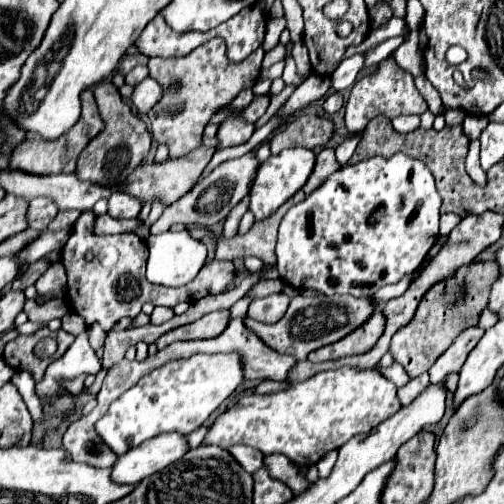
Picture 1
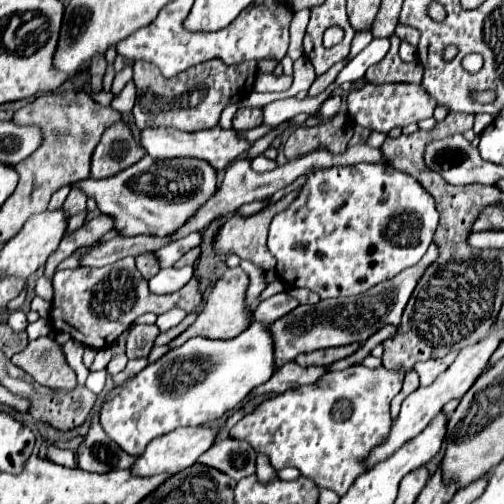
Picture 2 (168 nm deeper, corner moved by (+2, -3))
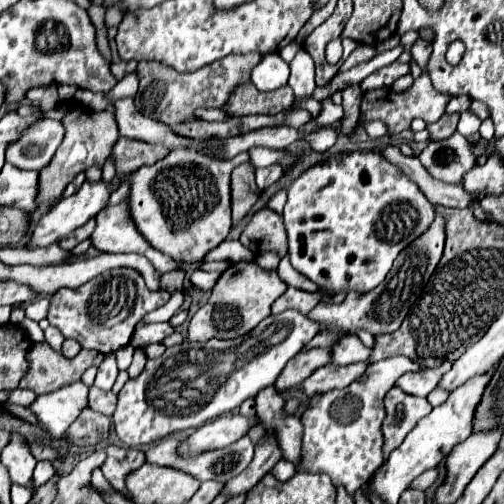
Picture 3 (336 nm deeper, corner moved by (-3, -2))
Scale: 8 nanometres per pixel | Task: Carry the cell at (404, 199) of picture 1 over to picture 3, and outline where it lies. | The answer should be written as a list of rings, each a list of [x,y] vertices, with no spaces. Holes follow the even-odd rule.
[[[358,149],[356,151],[344,151],[344,153],[328,157],[324,163],[318,163],[318,165],[310,167],[308,171],[304,171],[288,187],[288,201],[284,205],[284,225],[286,225],[286,231],[288,231],[288,253],[290,253],[290,261],[292,261],[294,269],[298,269],[302,275],[306,275],[308,279],[312,279],[320,287],[332,289],[334,293],[348,293],[352,289],[358,291],[358,293],[372,291],[376,285],[380,285],[384,281],[384,277],[388,275],[388,271],[390,271],[394,259],[398,257],[398,253],[406,245],[410,245],[416,237],[420,237],[430,227],[432,221],[434,221],[434,207],[430,205],[430,201],[426,199],[426,195],[394,163],[386,161],[380,151],[358,151]]]

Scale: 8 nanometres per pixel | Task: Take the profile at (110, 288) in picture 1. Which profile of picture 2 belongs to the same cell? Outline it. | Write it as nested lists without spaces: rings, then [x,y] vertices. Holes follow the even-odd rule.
[[[127,256],[113,264],[91,268],[91,266],[79,266],[69,270],[59,270],[53,276],[53,308],[51,308],[51,324],[57,332],[69,332],[71,338],[79,340],[85,346],[91,348],[109,348],[117,336],[135,322],[137,316],[145,312],[163,314],[171,308],[183,308],[185,312],[193,312],[203,302],[201,292],[201,280],[193,276],[179,292],[175,294],[153,294],[147,288],[147,280],[141,276],[141,272],[135,266],[135,258]]]

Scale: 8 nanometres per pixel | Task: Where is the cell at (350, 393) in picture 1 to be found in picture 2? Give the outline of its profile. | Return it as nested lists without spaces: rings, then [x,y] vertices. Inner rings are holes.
[[[357,364],[343,372],[327,372],[313,386],[299,386],[293,390],[285,390],[285,394],[275,394],[271,398],[265,398],[229,430],[229,436],[245,440],[253,446],[255,452],[269,456],[275,470],[295,466],[301,470],[303,476],[311,478],[317,486],[331,488],[339,496],[343,496],[355,482],[355,478],[365,472],[365,466],[361,464],[365,454],[373,448],[373,444],[377,446],[381,438],[385,438],[385,434],[389,432],[393,422],[389,414],[389,402],[401,390],[401,384],[403,384],[403,374],[387,368],[371,370]],[[337,404],[343,404],[341,418],[335,418]]]

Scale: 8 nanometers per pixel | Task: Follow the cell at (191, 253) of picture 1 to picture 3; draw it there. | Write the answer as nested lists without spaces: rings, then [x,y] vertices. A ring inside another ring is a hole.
[[[174,291],[174,295],[170,297],[170,301],[168,301],[166,305],[162,305],[160,309],[156,309],[156,311],[148,313],[142,321],[144,321],[146,325],[150,325],[150,323],[164,323],[164,321],[170,321],[170,317],[180,309],[182,299],[184,299],[184,293]]]

